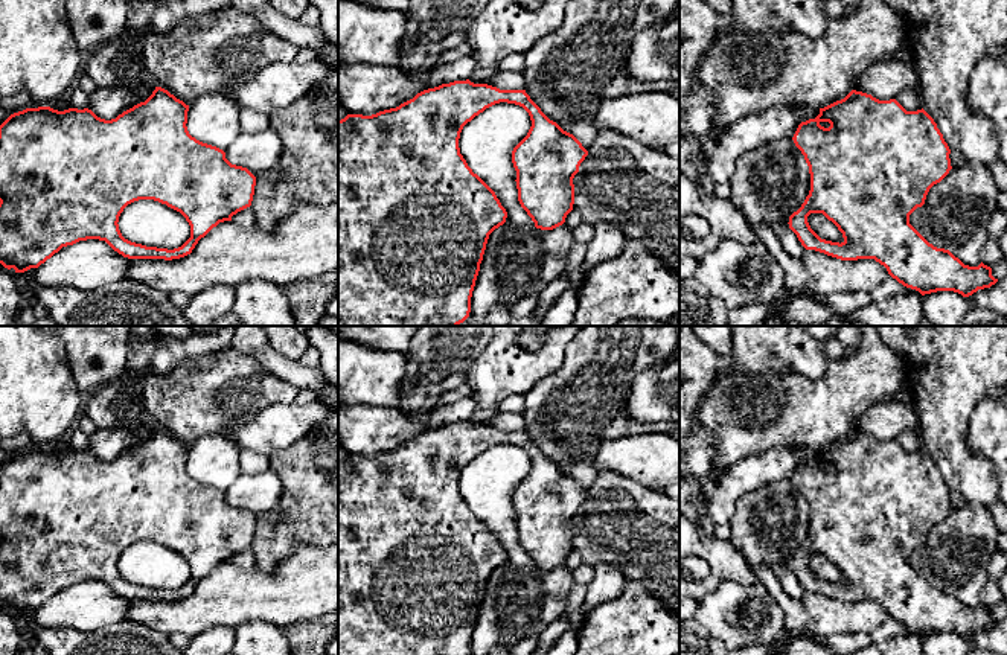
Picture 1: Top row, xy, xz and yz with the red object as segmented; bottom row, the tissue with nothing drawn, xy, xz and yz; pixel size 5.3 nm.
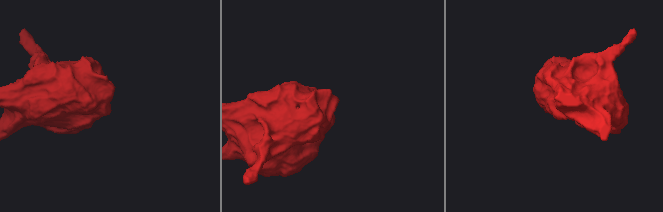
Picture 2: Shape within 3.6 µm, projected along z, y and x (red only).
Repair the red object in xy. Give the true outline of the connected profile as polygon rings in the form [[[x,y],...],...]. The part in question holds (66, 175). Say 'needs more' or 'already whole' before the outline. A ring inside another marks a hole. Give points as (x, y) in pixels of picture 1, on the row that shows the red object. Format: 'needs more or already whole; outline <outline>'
already whole; outline [[[155,87],[152,94],[145,102],[134,105],[133,108],[123,111],[111,120],[98,117],[88,108],[69,108],[64,111],[58,111],[50,107],[38,107],[26,108],[23,111],[11,114],[0,125],[0,264],[8,270],[14,268],[15,273],[24,273],[30,268],[38,268],[62,247],[73,245],[79,241],[87,239],[105,241],[114,251],[128,259],[180,259],[190,254],[198,241],[204,238],[219,222],[232,221],[233,215],[250,207],[254,195],[256,177],[247,168],[232,165],[225,158],[225,152],[222,149],[203,143],[192,137],[186,126],[187,111],[189,105],[177,99],[168,90]],[[139,200],[154,200],[180,212],[190,225],[190,238],[181,247],[174,250],[146,247],[125,239],[119,230],[119,216],[128,204]]]

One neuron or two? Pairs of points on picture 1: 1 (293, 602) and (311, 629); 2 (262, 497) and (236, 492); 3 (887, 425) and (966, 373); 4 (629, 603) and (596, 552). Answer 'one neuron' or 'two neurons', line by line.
1: two neurons
2: one neuron
3: two neurons
4: two neurons

